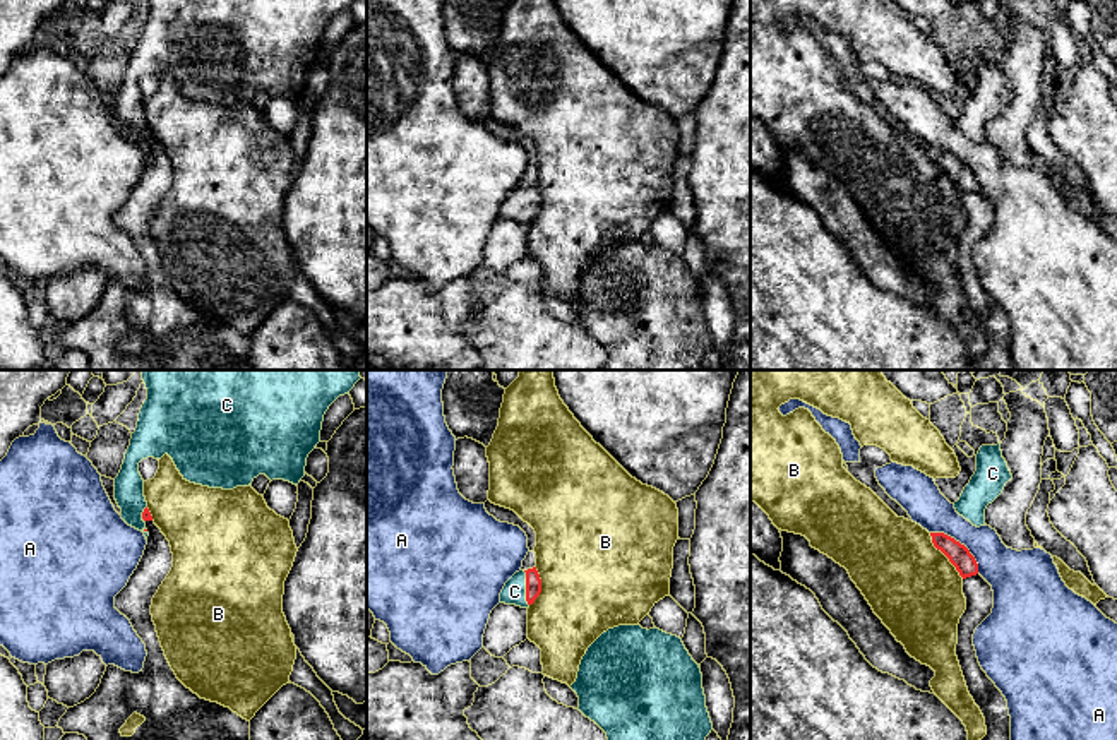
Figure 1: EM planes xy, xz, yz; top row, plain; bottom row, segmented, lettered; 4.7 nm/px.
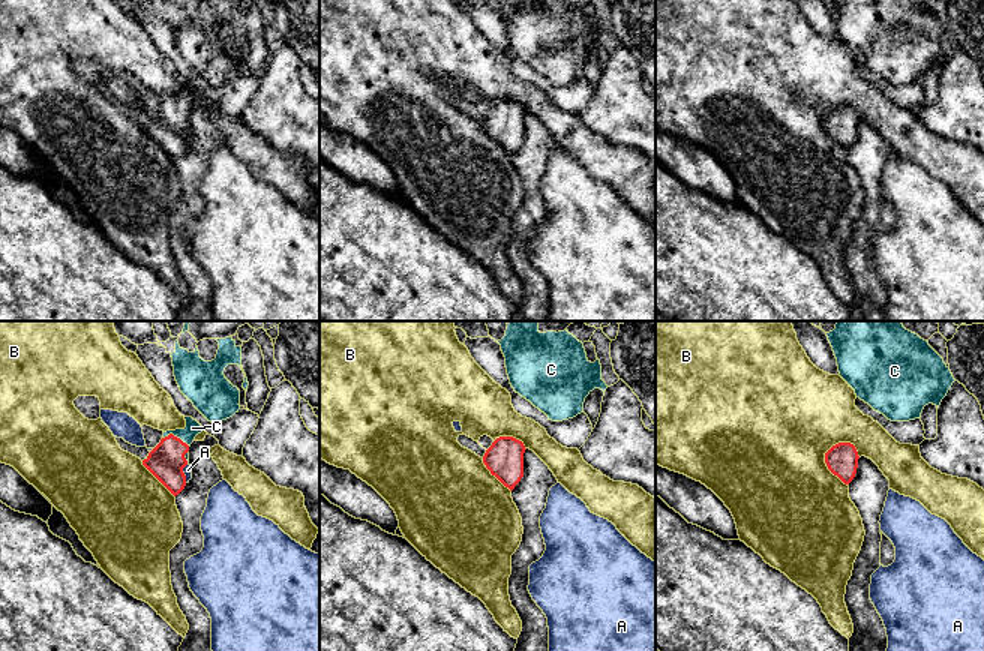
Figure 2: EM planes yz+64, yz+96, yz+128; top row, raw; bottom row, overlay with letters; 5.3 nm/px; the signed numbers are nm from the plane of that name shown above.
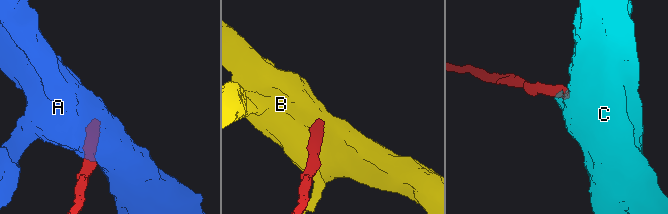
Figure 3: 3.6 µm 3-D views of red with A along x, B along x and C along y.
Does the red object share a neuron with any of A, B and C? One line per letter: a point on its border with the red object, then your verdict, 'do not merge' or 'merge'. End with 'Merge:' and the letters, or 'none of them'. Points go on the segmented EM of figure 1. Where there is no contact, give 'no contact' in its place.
A: yz (960, 543) | do not merge
B: yz (944, 554) | do not merge
C: xz (526, 588) | merge
Merge: C

